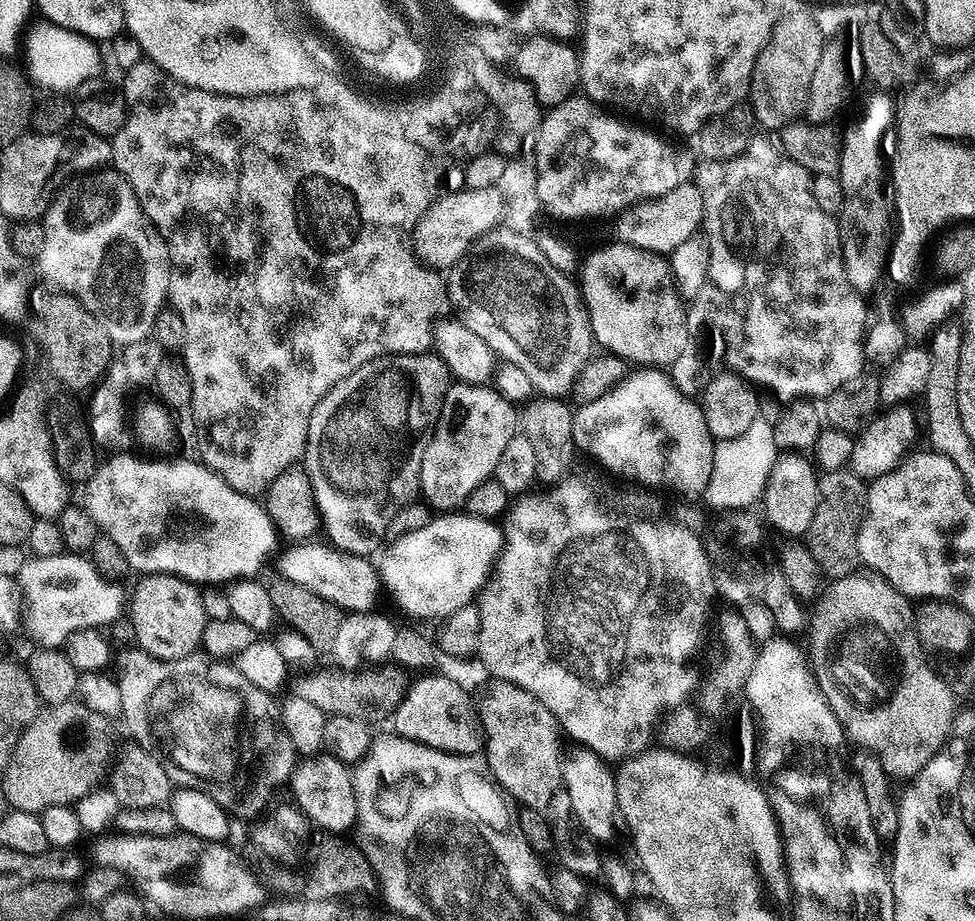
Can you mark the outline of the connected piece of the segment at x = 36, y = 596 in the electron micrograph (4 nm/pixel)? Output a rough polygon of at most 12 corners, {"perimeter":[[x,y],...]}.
{"perimeter":[[84,554],[14,577],[33,645],[60,648],[126,604]]}

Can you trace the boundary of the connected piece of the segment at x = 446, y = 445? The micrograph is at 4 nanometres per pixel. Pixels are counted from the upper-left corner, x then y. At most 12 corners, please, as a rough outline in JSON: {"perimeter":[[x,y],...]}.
{"perimeter":[[453,382],[420,491],[447,514],[493,479],[518,408]]}

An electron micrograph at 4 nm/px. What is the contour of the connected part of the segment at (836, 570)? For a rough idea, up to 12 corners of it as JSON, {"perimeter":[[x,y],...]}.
{"perimeter":[[820,472],[806,547],[829,581],[857,571],[868,489]]}

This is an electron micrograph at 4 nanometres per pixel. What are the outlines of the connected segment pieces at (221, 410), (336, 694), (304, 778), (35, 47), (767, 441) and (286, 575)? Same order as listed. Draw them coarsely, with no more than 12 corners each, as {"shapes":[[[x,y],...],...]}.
{"shapes":[[[147,58],[110,164],[172,259],[210,467],[433,347],[435,159],[341,85]],[[399,666],[313,667],[295,696],[379,725],[410,687]],[[301,759],[290,777],[297,808],[317,829],[356,823],[349,765]],[[38,20],[22,42],[29,81],[74,92],[103,72],[88,36]],[[776,429],[716,440],[703,499],[748,510],[766,490]],[[292,542],[279,575],[339,606],[370,612],[375,563],[331,543]]]}

